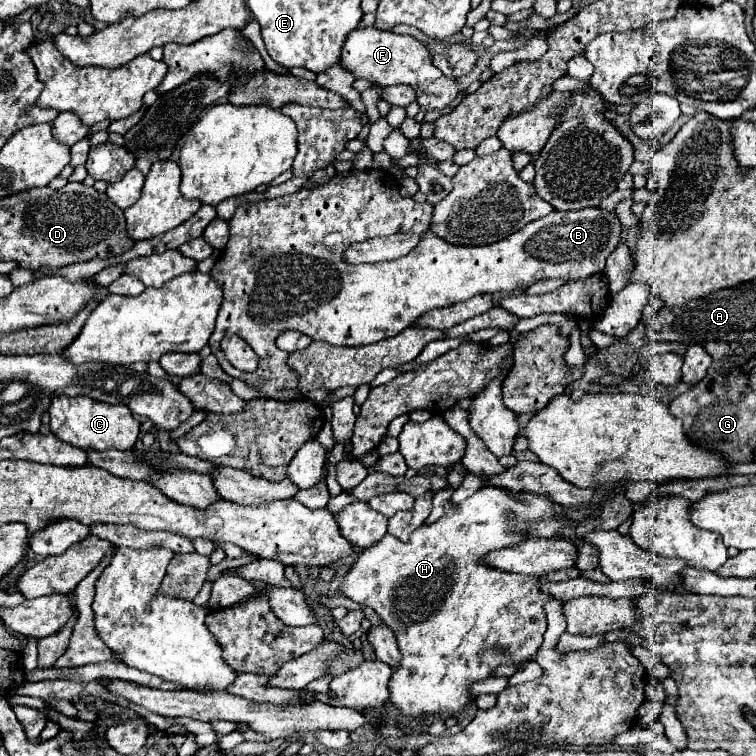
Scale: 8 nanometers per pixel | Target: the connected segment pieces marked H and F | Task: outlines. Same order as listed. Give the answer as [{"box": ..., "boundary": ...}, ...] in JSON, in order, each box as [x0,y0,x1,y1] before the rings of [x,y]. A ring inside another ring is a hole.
[{"box":[338,486,564,716],"boundary":[[[484,486],[484,488],[480,488],[476,494],[472,494],[470,498],[466,498],[462,504],[458,504],[458,508],[456,506],[452,506],[450,502],[446,502],[446,514],[438,520],[438,522],[434,522],[434,524],[430,524],[430,526],[420,526],[418,530],[414,530],[412,532],[412,536],[410,536],[410,540],[408,542],[400,542],[398,538],[392,538],[390,534],[386,534],[378,544],[374,544],[372,548],[368,548],[368,550],[364,550],[364,552],[360,552],[360,556],[358,556],[358,560],[356,560],[356,564],[352,566],[352,570],[344,576],[344,580],[340,582],[340,586],[338,586],[338,592],[342,594],[342,596],[346,596],[346,598],[350,598],[350,600],[354,600],[354,602],[360,602],[360,604],[366,604],[368,608],[372,608],[372,610],[376,610],[378,614],[380,614],[380,618],[384,620],[384,624],[396,634],[396,640],[398,640],[398,646],[400,646],[400,652],[402,652],[402,664],[398,666],[398,670],[392,674],[392,682],[390,682],[390,700],[394,702],[394,706],[398,708],[398,710],[402,710],[402,714],[404,716],[422,716],[422,714],[458,714],[458,712],[462,712],[464,710],[464,706],[472,700],[470,698],[470,694],[468,694],[468,686],[472,684],[472,682],[478,682],[478,680],[484,680],[484,678],[488,678],[500,664],[522,664],[528,656],[532,656],[532,654],[536,654],[538,652],[538,648],[542,646],[542,636],[544,636],[544,632],[546,632],[546,614],[544,614],[544,604],[548,602],[548,600],[552,600],[552,598],[548,598],[546,594],[540,594],[540,588],[536,586],[536,578],[534,576],[524,576],[524,574],[510,574],[510,572],[502,572],[502,570],[492,570],[490,566],[484,566],[484,564],[478,564],[480,562],[480,558],[484,558],[484,554],[488,554],[488,550],[500,550],[500,548],[504,548],[504,546],[516,546],[516,542],[522,542],[524,538],[528,538],[528,536],[524,536],[524,534],[518,534],[518,532],[512,532],[512,528],[514,526],[518,526],[520,522],[524,522],[524,520],[548,520],[548,518],[564,518],[562,514],[556,514],[554,512],[554,508],[556,508],[556,504],[554,502],[548,502],[546,498],[536,498],[536,494],[522,494],[522,502],[520,500],[514,500],[512,496],[508,496],[508,492],[504,490],[504,488],[490,488],[490,486]],[[508,510],[512,510],[514,512],[514,516],[506,516],[506,512]],[[496,646],[500,646],[500,648],[504,648],[506,652],[498,652],[496,650]]]},{"box":[342,26,458,122],"boundary":[[[376,26],[356,28],[348,34],[344,50],[342,50],[342,66],[348,68],[356,78],[368,78],[378,86],[394,86],[408,84],[416,90],[416,100],[420,111],[415,120],[421,122],[428,110],[440,110],[448,106],[456,94],[458,84],[452,78],[446,78],[434,64],[428,52],[428,46],[416,40],[414,36],[400,36],[392,30],[378,30]]]}]

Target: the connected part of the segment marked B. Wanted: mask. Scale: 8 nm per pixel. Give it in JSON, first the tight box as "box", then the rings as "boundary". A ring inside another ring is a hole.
{"box":[210,170,622,400],"boundary":[[[348,170],[348,172],[342,172],[342,174],[336,174],[330,182],[322,184],[322,186],[314,186],[314,188],[304,188],[304,190],[298,190],[290,196],[284,196],[284,198],[274,198],[274,200],[260,200],[260,202],[242,202],[232,220],[228,222],[230,224],[230,242],[224,250],[224,254],[220,256],[220,260],[214,264],[212,268],[212,278],[218,280],[218,284],[222,286],[224,290],[224,302],[220,306],[220,316],[216,320],[216,330],[212,332],[210,336],[210,348],[212,348],[212,354],[218,358],[218,364],[222,366],[222,370],[228,374],[228,376],[234,376],[243,380],[260,390],[260,392],[266,392],[270,398],[276,398],[276,400],[298,400],[302,394],[296,392],[296,386],[298,384],[298,375],[288,365],[288,353],[283,350],[279,350],[276,346],[276,338],[280,336],[280,332],[286,332],[286,330],[298,330],[306,336],[310,336],[312,340],[324,340],[332,346],[364,346],[364,344],[374,344],[374,342],[380,342],[380,340],[386,340],[386,338],[392,338],[396,334],[400,334],[404,328],[412,326],[422,314],[426,314],[428,310],[432,308],[444,308],[444,306],[452,306],[460,300],[468,300],[476,294],[496,294],[496,292],[514,292],[514,290],[526,290],[528,286],[532,286],[534,282],[538,280],[544,280],[544,278],[568,278],[568,280],[582,280],[586,276],[592,276],[592,274],[600,274],[604,270],[604,262],[606,258],[612,254],[612,250],[622,242],[620,240],[620,232],[622,232],[622,224],[620,220],[616,218],[614,212],[604,212],[600,208],[582,208],[582,210],[574,210],[574,212],[558,212],[558,210],[552,210],[548,216],[540,218],[540,220],[534,220],[530,222],[528,226],[524,226],[522,230],[518,230],[516,234],[496,242],[496,244],[488,244],[488,246],[452,246],[448,242],[444,242],[442,238],[436,238],[436,234],[428,234],[428,226],[430,226],[430,218],[432,218],[432,204],[424,202],[416,202],[412,198],[404,198],[398,194],[398,180],[386,172],[386,170]],[[396,232],[414,232],[414,234],[424,234],[422,240],[418,242],[418,246],[398,258],[398,260],[392,260],[392,262],[376,262],[376,264],[360,264],[360,266],[354,266],[354,264],[346,264],[342,262],[342,254],[344,250],[354,244],[354,242],[360,242],[360,240],[370,240],[370,238],[376,238],[376,236],[390,236],[390,234],[396,234]],[[230,334],[236,334],[240,338],[244,338],[248,342],[248,346],[256,352],[258,356],[258,368],[256,372],[246,374],[236,368],[234,368],[220,349],[220,340],[224,336],[230,336]]]}

